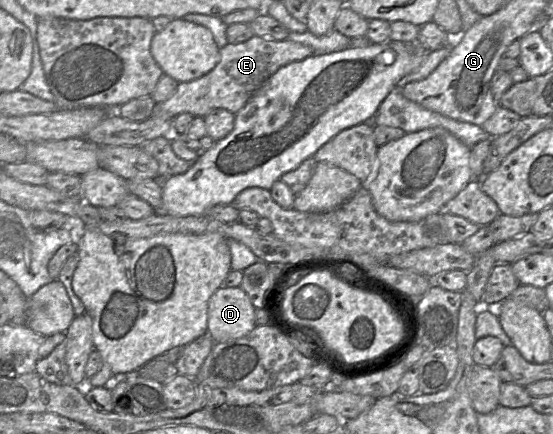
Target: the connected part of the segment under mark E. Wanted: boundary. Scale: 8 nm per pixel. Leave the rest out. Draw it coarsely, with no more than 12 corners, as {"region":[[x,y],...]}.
{"region":[[253,36],[179,83],[150,117],[236,114],[281,67],[313,54]]}

